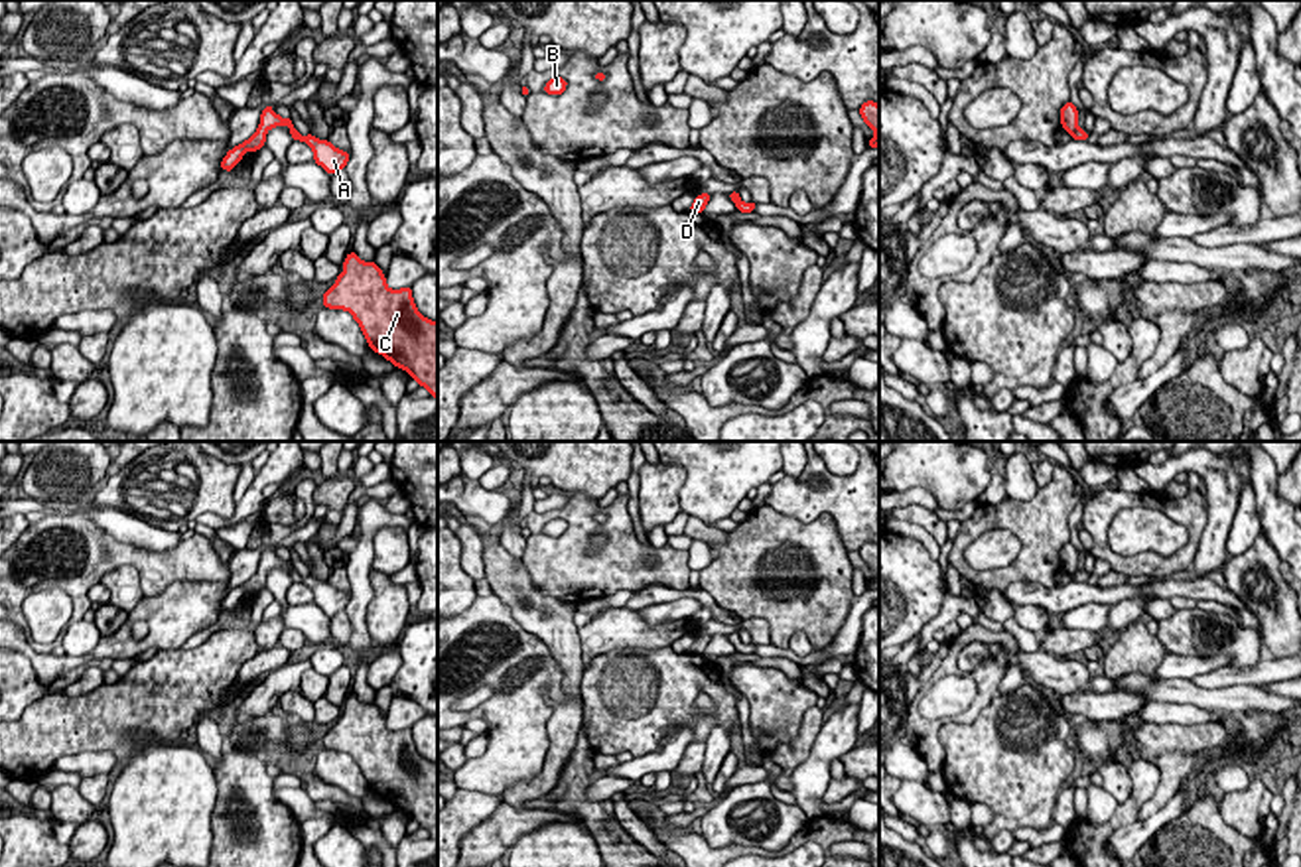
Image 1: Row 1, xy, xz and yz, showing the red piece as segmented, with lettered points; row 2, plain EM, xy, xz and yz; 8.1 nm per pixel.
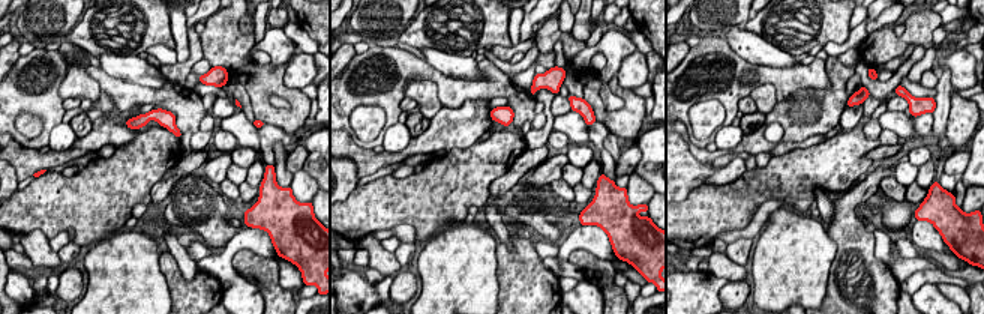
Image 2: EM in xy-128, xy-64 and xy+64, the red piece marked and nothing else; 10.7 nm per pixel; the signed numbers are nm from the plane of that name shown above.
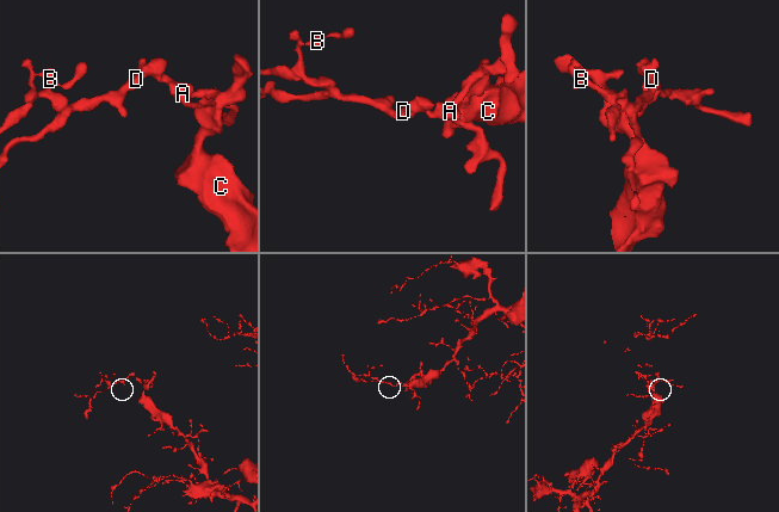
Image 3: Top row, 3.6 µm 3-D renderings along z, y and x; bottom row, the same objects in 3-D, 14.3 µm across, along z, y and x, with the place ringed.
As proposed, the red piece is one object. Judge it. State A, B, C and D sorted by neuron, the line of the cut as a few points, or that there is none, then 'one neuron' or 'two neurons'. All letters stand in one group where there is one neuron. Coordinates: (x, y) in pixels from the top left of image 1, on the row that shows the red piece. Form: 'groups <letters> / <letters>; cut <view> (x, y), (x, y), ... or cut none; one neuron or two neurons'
groups A B C D; cut none; one neuron

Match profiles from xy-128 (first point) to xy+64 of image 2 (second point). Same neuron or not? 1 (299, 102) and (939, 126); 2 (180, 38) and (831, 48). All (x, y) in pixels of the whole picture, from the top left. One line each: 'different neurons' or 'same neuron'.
1: different neurons
2: different neurons

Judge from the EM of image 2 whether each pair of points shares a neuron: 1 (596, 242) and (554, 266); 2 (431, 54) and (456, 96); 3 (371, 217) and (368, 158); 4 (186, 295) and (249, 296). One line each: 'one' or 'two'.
1: one
2: two
3: two
4: two

